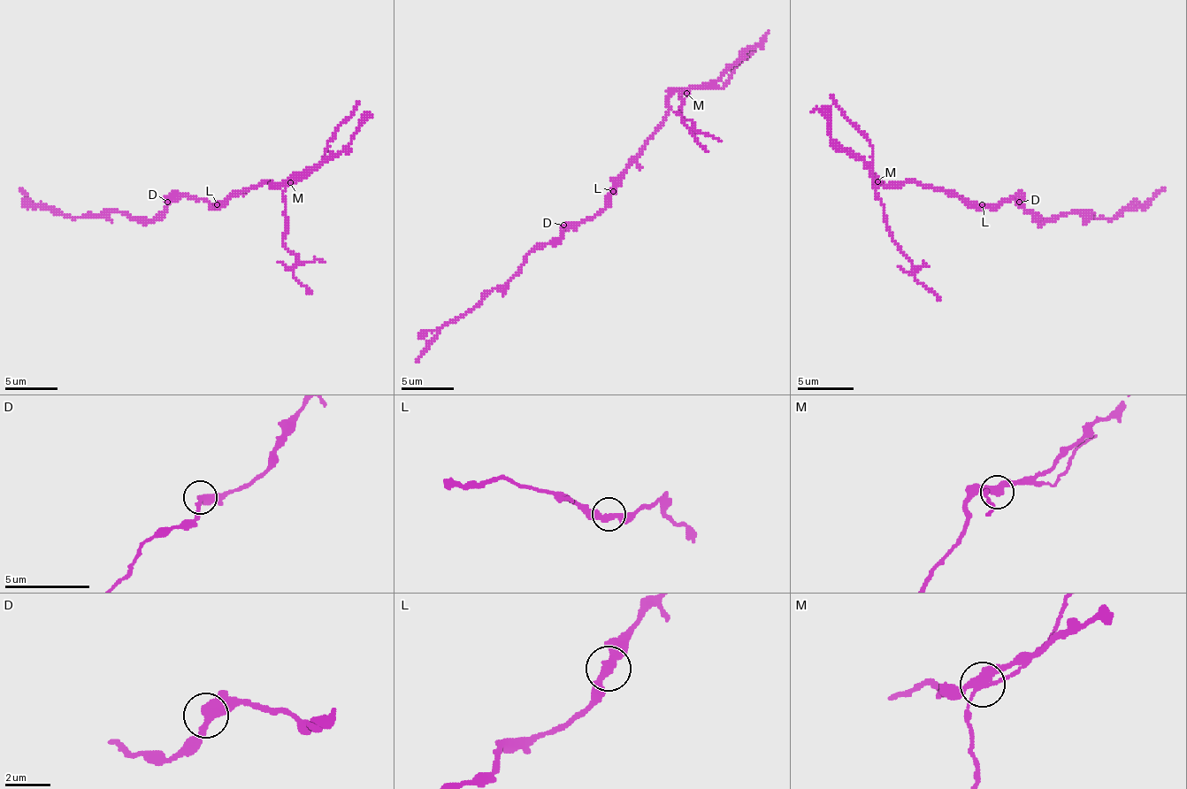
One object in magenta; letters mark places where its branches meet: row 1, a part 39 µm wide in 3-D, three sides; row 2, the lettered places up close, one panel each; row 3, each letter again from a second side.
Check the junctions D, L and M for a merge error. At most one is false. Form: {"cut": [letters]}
{"cut": ["M"]}

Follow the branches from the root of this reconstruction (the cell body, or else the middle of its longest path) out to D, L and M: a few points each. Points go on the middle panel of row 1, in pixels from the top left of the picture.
D: (605, 202), (605, 207), (593, 218), (563, 225)
L: (605, 202), (613, 191)
M: (605, 202), (613, 180), (663, 122), (669, 110), (669, 99), (677, 91), (687, 94)

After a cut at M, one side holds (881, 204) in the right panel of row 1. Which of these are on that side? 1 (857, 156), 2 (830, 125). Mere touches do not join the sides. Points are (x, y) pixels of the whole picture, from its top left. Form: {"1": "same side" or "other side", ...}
{"1": "other side", "2": "other side"}

